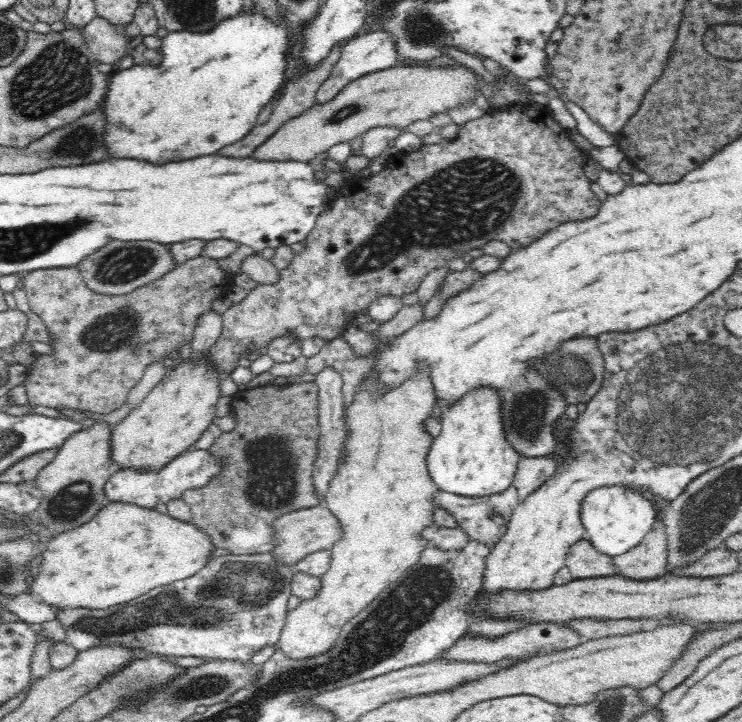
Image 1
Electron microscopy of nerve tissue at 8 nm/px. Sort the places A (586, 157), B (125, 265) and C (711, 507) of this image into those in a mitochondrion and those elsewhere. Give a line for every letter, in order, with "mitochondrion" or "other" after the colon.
A: other
B: mitochondrion
C: mitochondrion

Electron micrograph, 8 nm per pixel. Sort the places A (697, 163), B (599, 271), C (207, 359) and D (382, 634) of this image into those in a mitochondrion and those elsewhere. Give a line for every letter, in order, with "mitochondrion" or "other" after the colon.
A: other
B: other
C: other
D: mitochondrion

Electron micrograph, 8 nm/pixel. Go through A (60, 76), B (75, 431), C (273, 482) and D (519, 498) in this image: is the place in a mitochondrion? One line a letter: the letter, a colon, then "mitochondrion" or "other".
A: mitochondrion
B: other
C: mitochondrion
D: other

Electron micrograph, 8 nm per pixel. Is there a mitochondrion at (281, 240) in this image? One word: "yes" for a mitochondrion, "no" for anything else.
no

